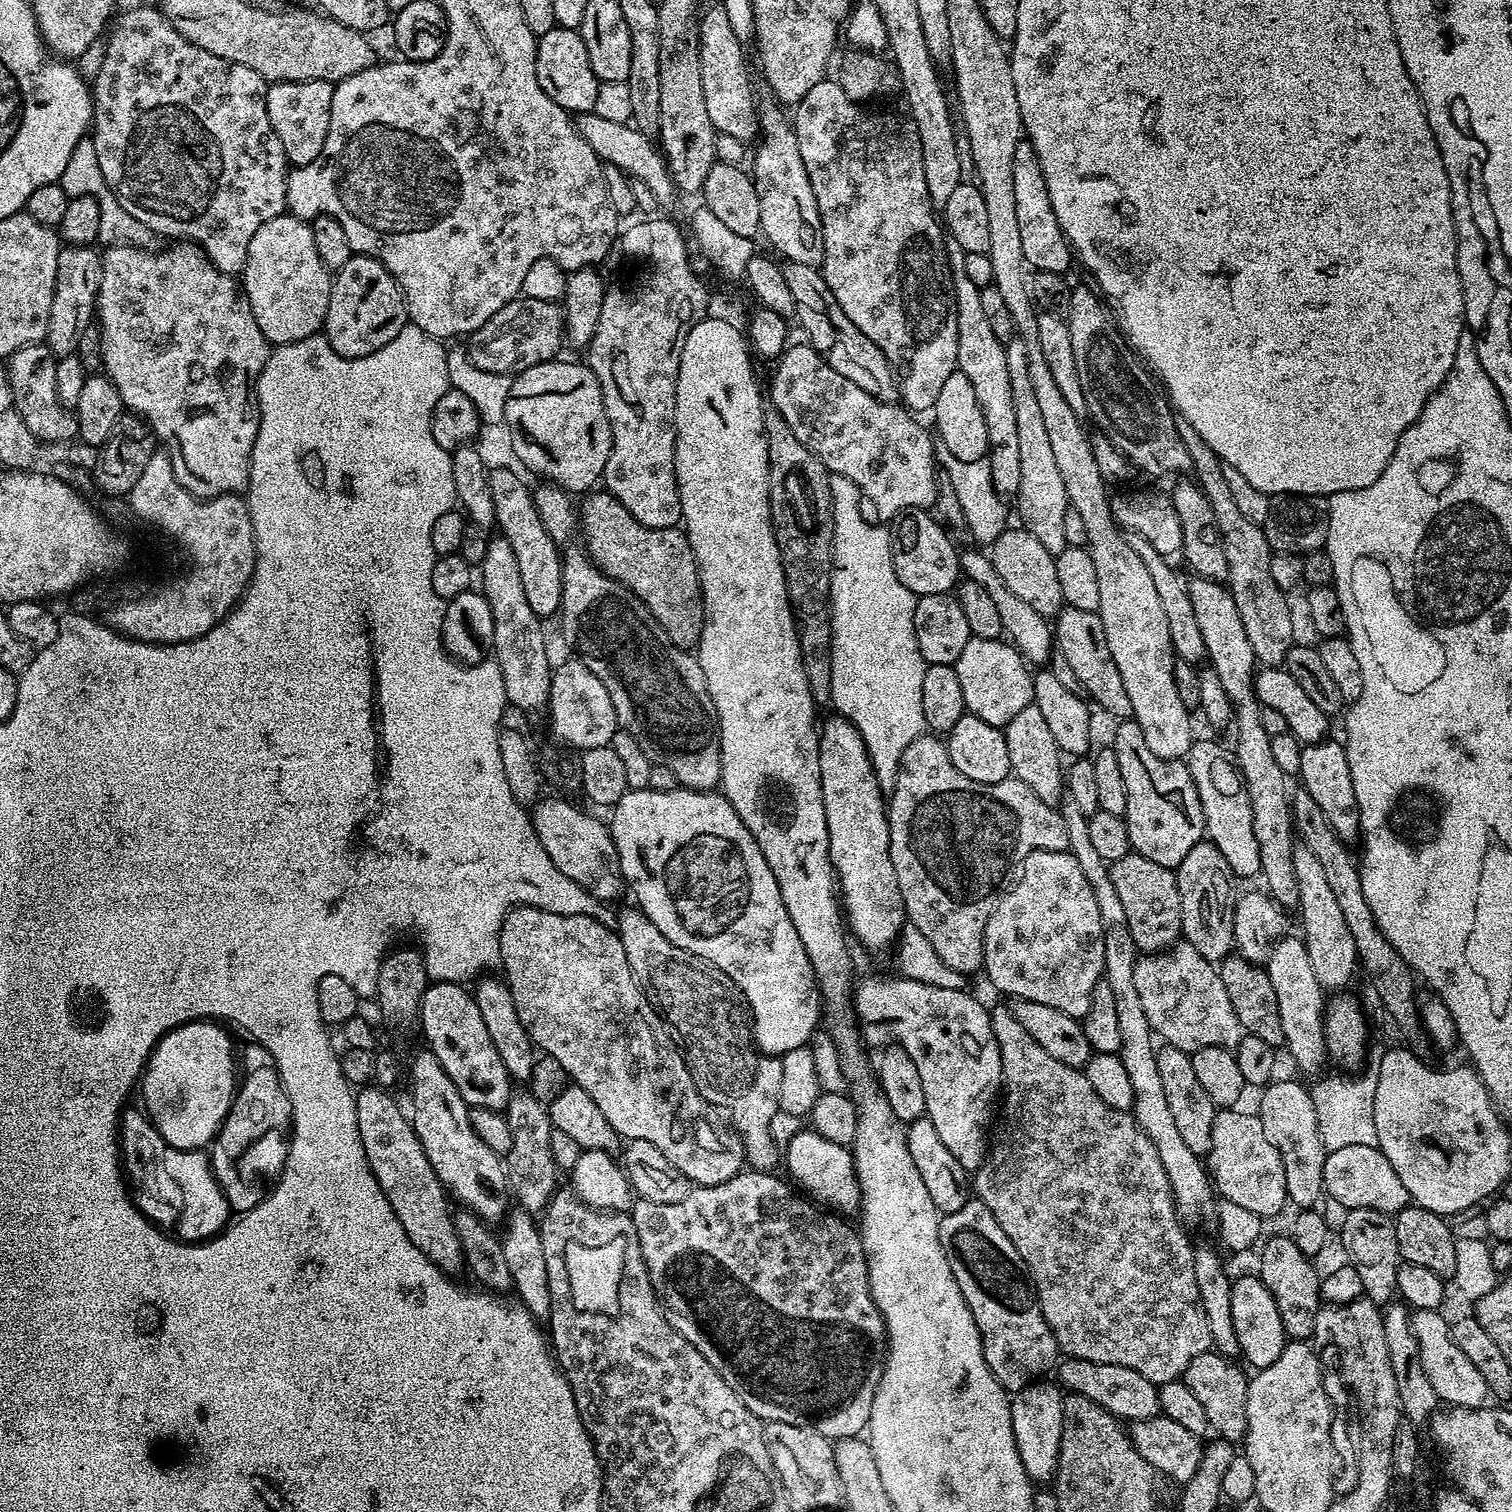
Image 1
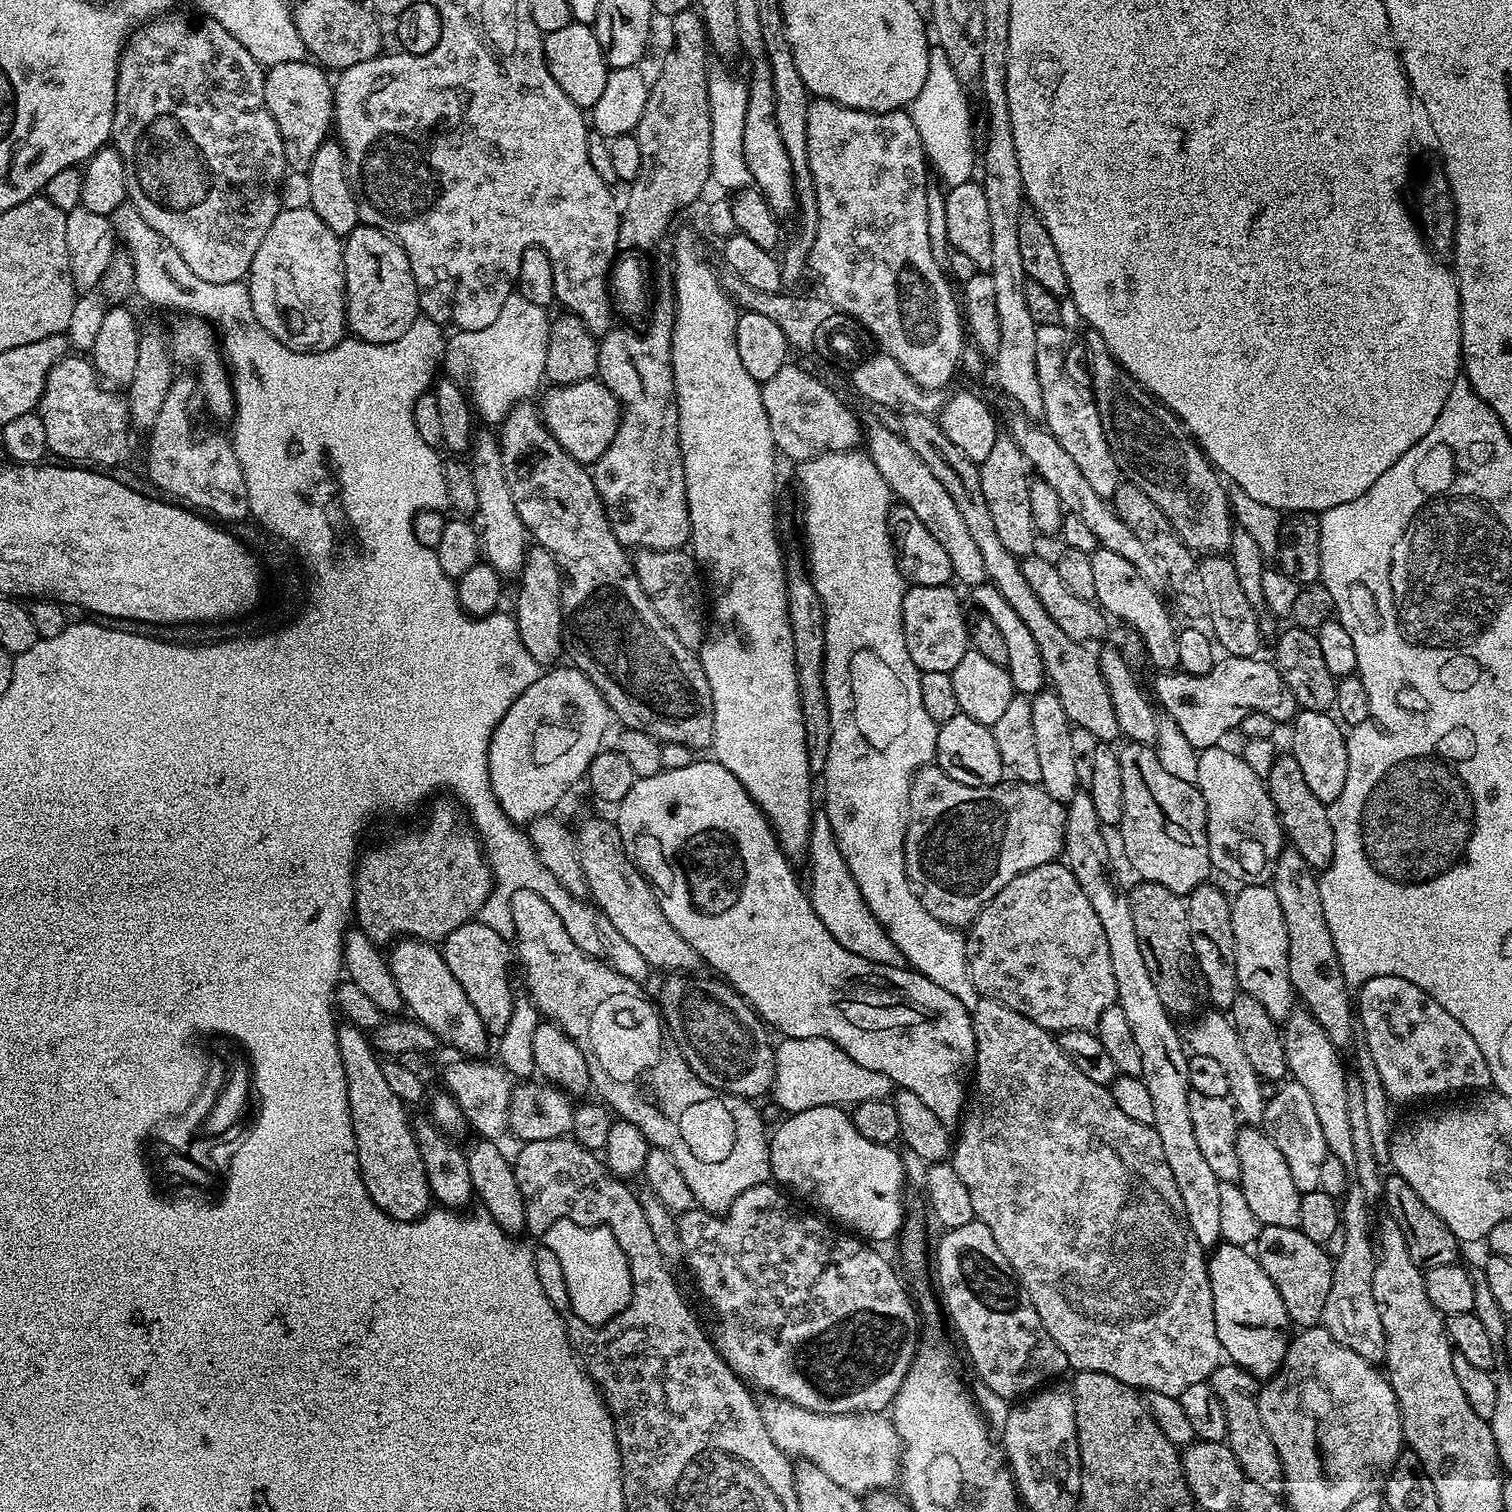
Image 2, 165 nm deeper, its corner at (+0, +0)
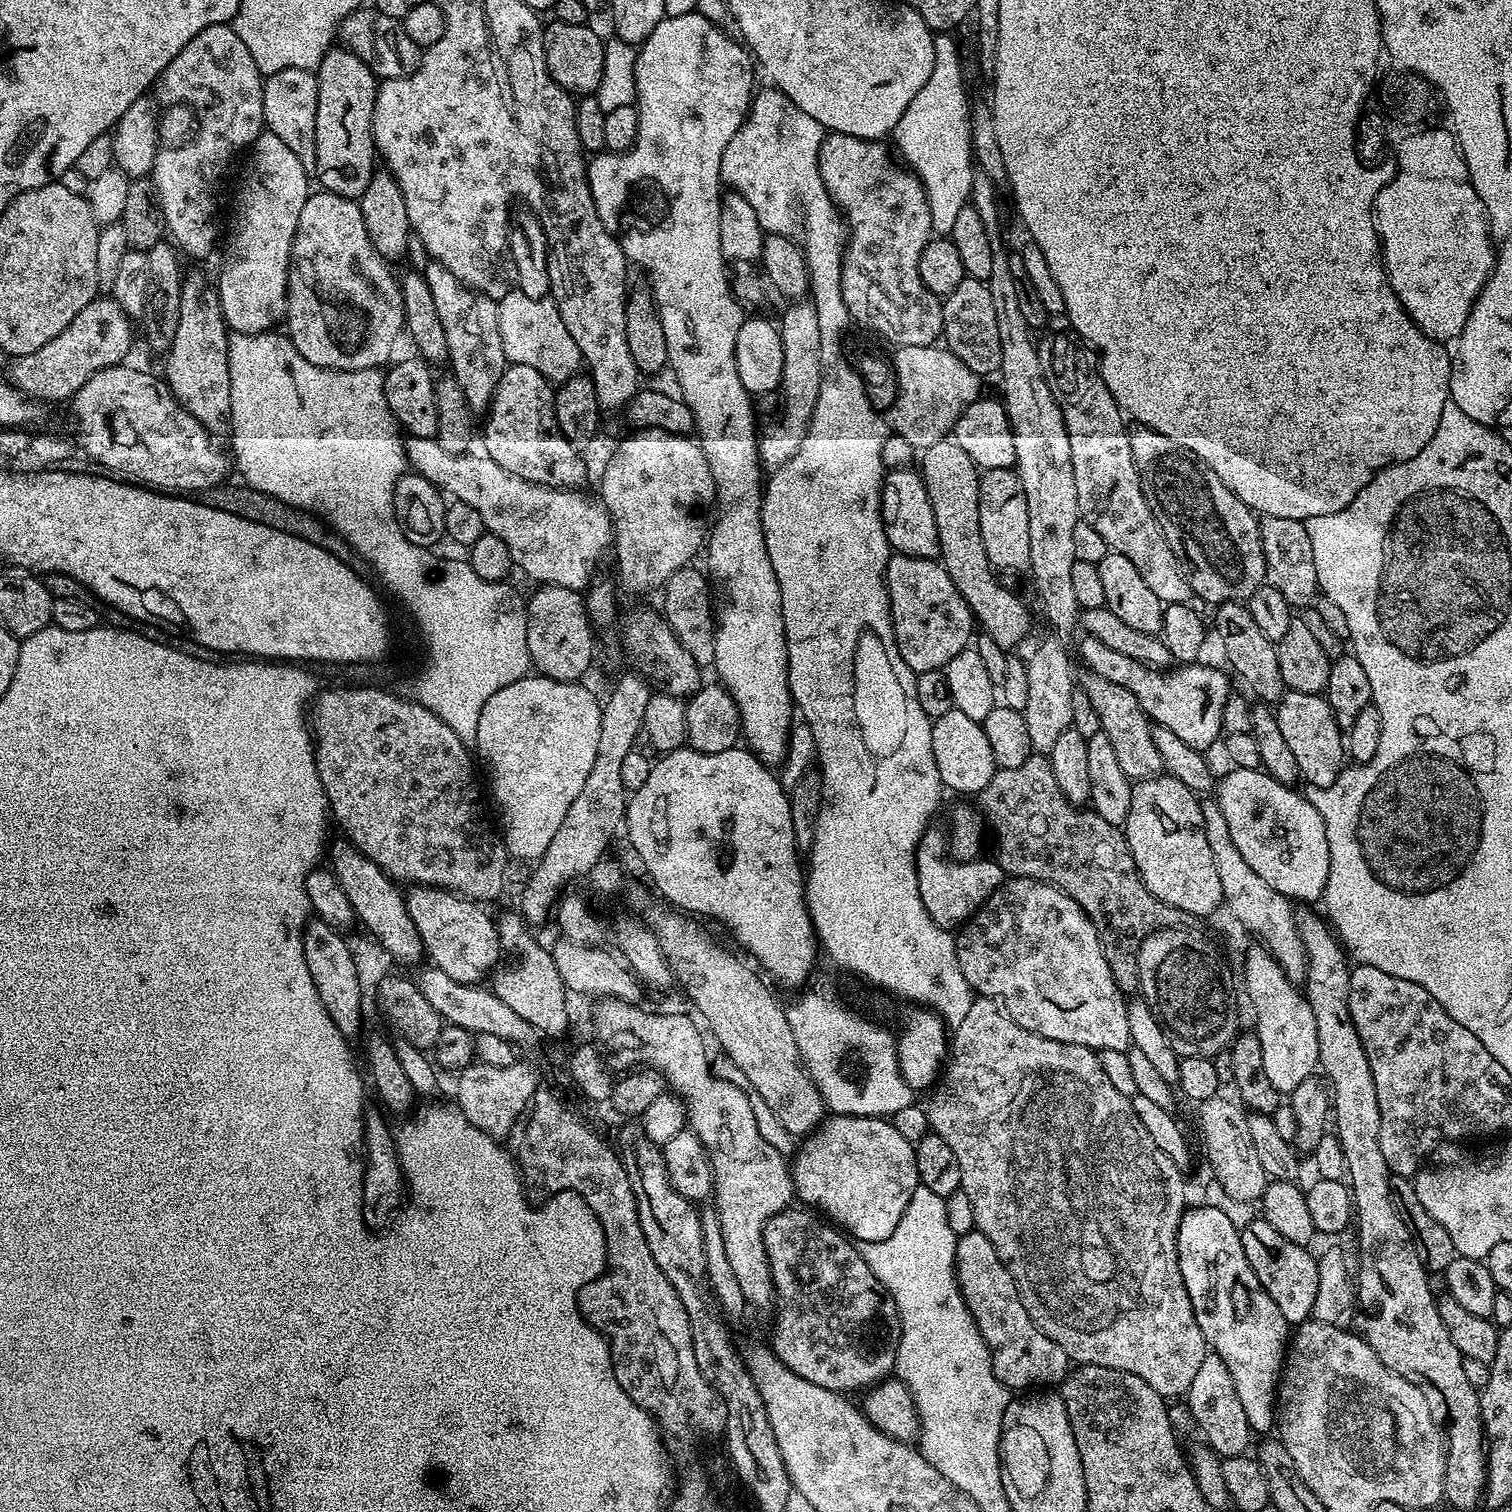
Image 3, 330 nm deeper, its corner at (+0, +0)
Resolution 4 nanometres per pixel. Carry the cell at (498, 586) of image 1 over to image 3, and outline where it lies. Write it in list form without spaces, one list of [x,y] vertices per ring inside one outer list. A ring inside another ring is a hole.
[[[435,262],[429,265],[429,268],[423,269],[423,274],[430,286],[430,294],[434,294],[434,307],[438,310],[438,318],[446,334],[450,374],[455,377],[458,386],[462,386],[462,394],[466,394],[468,411],[473,414],[487,413],[506,367],[497,301],[467,288],[462,281],[454,278],[454,274],[450,274],[450,270],[446,270],[446,266]]]

